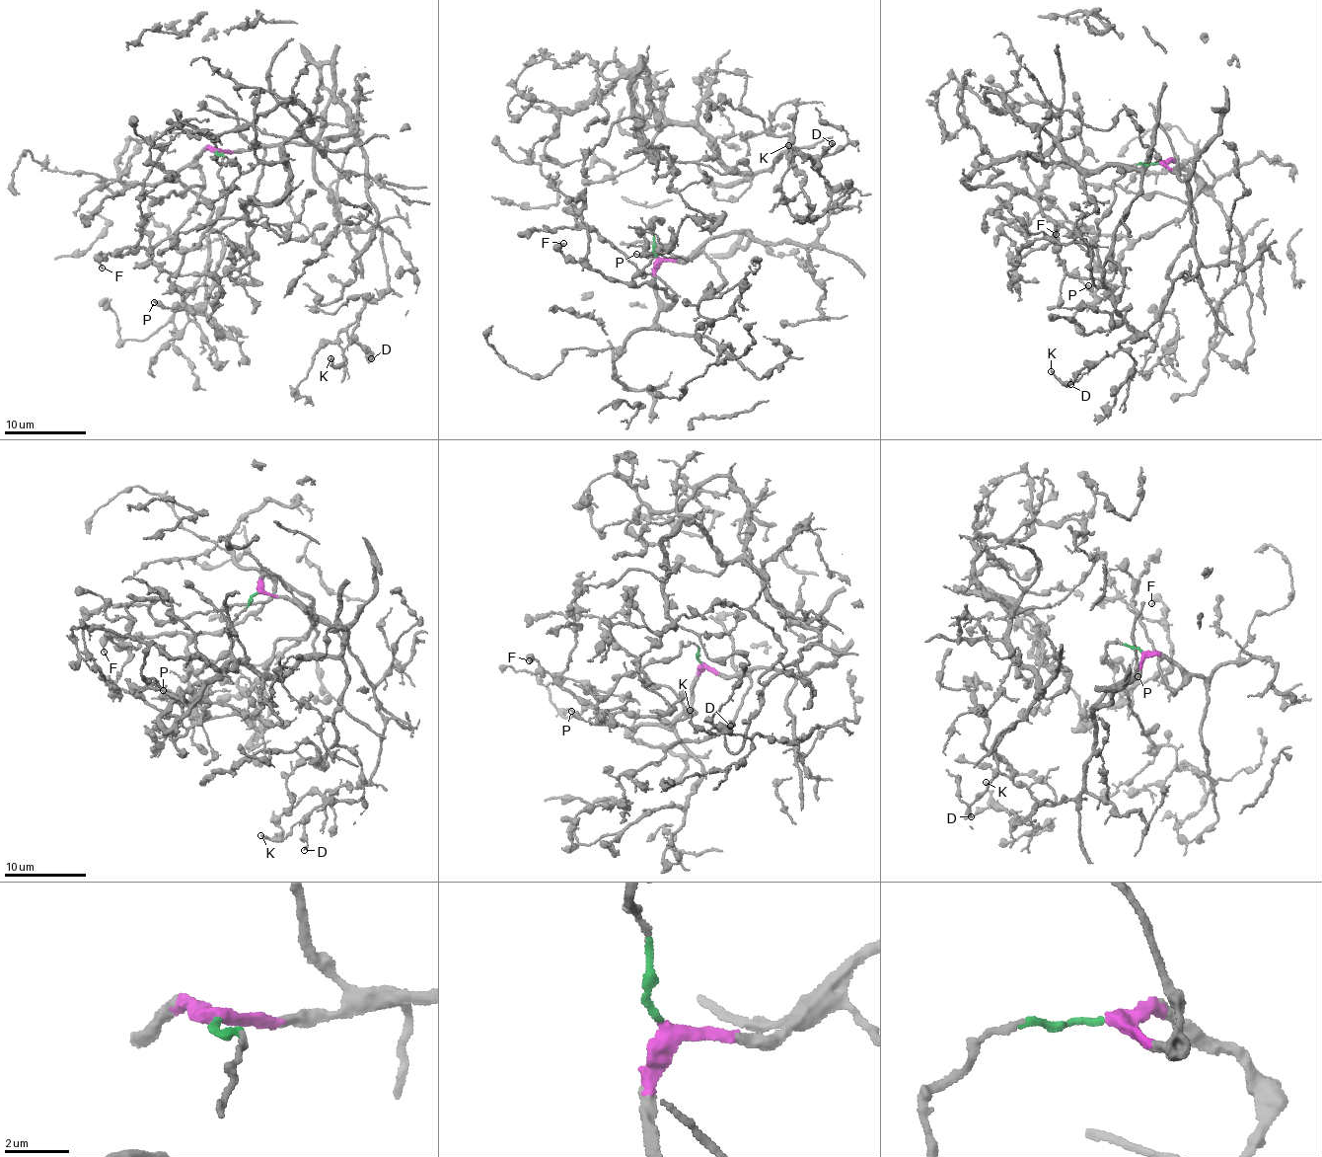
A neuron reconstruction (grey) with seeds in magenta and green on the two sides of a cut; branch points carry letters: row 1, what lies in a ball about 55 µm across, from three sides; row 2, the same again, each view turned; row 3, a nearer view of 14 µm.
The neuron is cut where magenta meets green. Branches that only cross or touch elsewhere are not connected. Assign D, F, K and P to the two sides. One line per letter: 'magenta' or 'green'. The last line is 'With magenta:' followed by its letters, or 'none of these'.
D: magenta
F: magenta
K: magenta
P: green
With magenta: D, F, K

